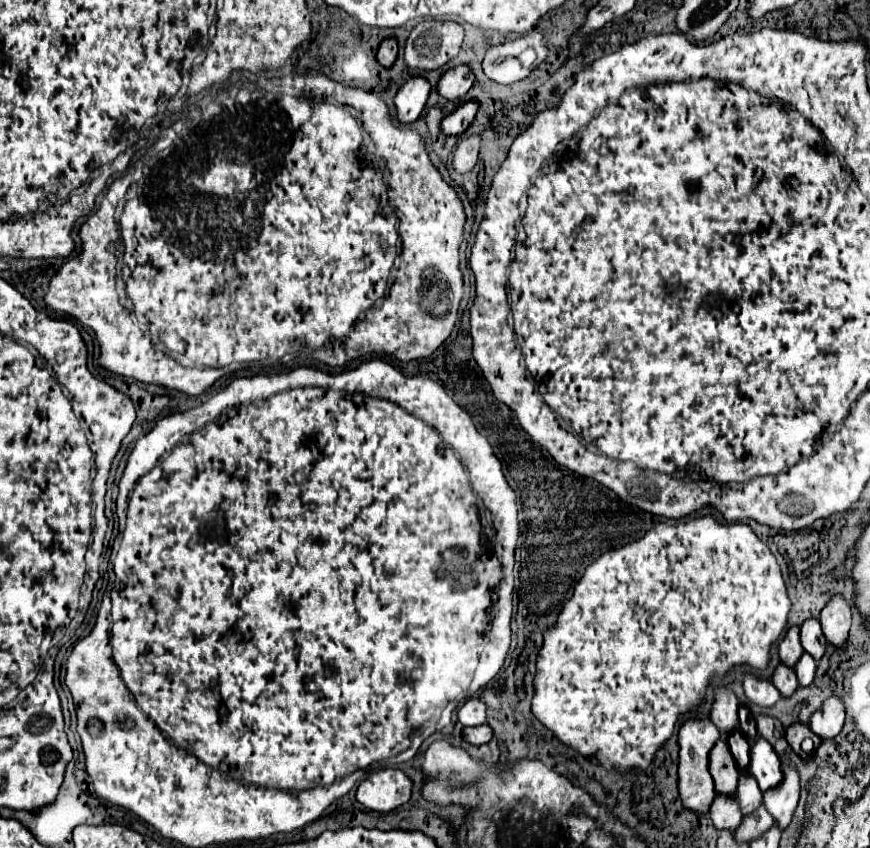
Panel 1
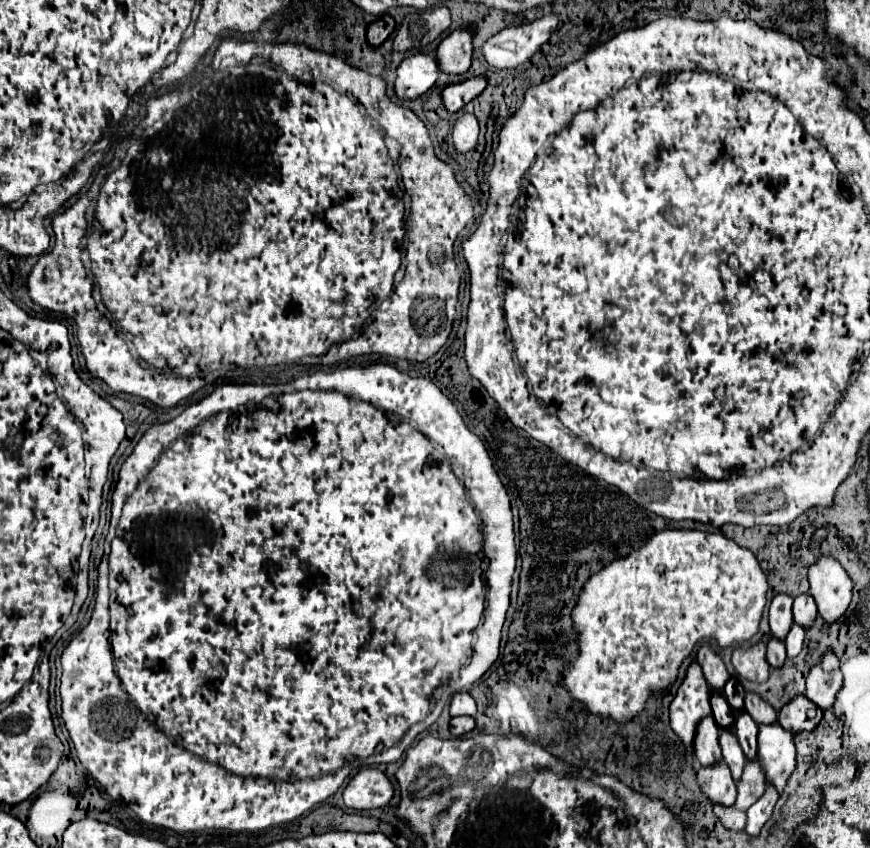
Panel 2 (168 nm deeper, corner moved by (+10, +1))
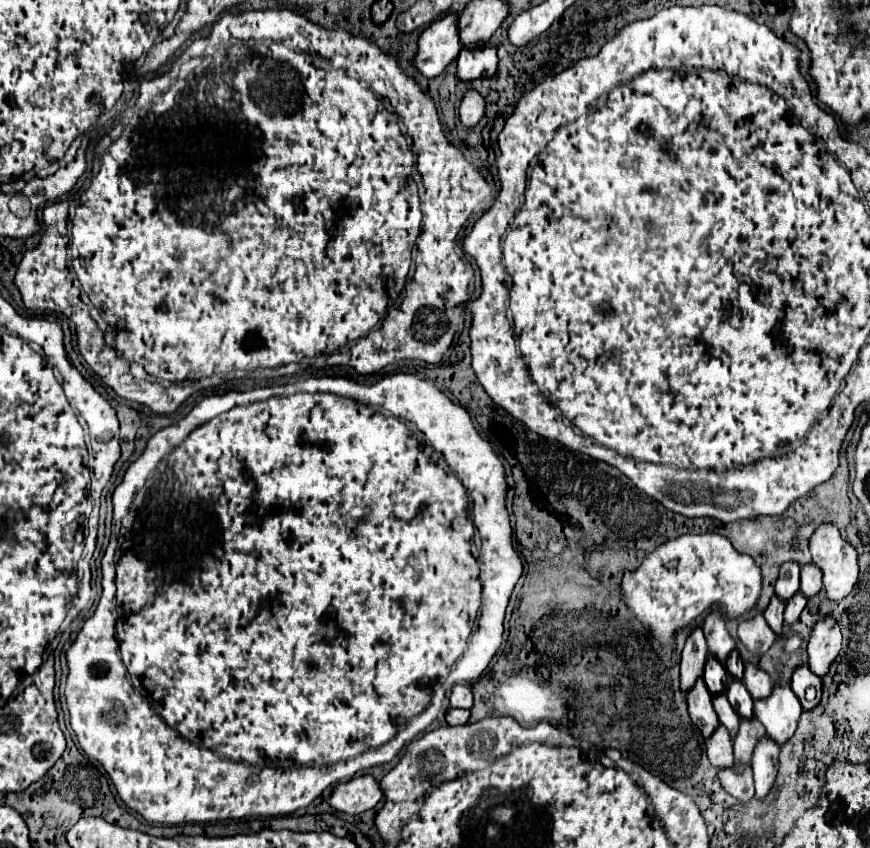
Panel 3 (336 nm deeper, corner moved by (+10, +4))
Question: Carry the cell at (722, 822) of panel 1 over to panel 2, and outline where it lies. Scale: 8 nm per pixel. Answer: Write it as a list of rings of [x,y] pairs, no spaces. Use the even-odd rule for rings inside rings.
[[[724,760],[710,764],[710,766],[702,766],[698,770],[698,782],[700,782],[704,794],[714,804],[732,806],[736,802],[736,782],[732,780],[730,768]]]

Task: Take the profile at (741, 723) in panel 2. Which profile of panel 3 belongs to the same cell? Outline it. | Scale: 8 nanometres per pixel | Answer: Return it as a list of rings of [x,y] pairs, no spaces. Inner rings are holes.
[[[732,681],[730,685],[728,685],[728,691],[726,691],[726,695],[728,695],[728,701],[732,703],[732,707],[734,707],[734,711],[742,717],[742,719],[748,719],[748,717],[752,717],[752,697],[748,695],[748,691],[746,691],[746,687],[744,687],[744,683],[742,681]]]

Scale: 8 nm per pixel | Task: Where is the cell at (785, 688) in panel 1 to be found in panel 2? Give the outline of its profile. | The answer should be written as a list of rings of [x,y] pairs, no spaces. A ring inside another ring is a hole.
[[[768,636],[768,662],[772,668],[780,666],[780,662],[784,662],[786,658],[786,648],[784,648],[784,642],[774,638],[774,636]]]

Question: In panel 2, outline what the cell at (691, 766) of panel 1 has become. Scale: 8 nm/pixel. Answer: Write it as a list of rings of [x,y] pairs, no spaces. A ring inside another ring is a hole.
[[[694,660],[670,704],[672,730],[680,736],[684,746],[692,750],[692,738],[696,734],[696,722],[710,714],[710,688],[704,680],[700,664]]]

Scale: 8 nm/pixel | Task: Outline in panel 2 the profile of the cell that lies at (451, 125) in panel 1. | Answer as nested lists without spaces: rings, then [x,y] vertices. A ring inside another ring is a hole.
[[[474,76],[456,84],[448,84],[442,92],[442,100],[448,112],[458,112],[460,108],[464,108],[470,100],[474,100],[484,88],[486,88],[488,80],[486,76]]]

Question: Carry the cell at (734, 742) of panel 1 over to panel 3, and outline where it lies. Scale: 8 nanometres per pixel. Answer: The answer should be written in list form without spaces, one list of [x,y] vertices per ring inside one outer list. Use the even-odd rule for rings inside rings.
[[[708,657],[702,677],[704,677],[704,683],[706,683],[706,687],[708,687],[708,691],[712,695],[720,695],[720,693],[724,693],[728,689],[730,675],[726,673],[724,665],[720,661],[716,661],[714,657]]]

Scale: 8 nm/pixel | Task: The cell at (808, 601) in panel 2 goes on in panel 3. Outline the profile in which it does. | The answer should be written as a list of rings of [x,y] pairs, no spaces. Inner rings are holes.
[[[806,565],[802,569],[802,579],[800,579],[800,593],[810,599],[814,593],[818,593],[822,589],[822,575],[818,573],[820,569],[816,569],[814,565]]]

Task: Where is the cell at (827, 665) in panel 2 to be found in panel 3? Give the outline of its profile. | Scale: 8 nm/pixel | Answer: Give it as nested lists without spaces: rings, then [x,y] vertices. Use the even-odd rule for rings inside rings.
[[[826,617],[816,623],[810,643],[808,643],[808,667],[818,677],[826,677],[830,665],[840,655],[842,645],[842,633],[838,623],[832,617]]]

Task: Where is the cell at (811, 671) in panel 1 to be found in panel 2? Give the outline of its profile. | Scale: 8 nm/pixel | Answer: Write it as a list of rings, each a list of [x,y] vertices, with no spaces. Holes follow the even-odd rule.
[[[794,622],[792,628],[790,628],[790,632],[788,632],[788,636],[786,636],[786,640],[784,640],[784,644],[786,644],[788,656],[794,658],[794,654],[800,652],[802,644],[804,644],[804,626],[800,626],[800,624]]]

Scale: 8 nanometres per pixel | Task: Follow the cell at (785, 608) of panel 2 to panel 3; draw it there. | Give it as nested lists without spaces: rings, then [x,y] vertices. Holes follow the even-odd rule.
[[[788,561],[780,569],[780,577],[776,581],[776,595],[780,595],[784,603],[788,603],[788,599],[792,599],[792,595],[796,595],[798,589],[800,589],[800,567],[798,563]]]

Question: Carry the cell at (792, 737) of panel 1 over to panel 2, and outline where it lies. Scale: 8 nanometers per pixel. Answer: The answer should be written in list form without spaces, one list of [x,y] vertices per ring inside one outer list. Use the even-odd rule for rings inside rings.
[[[806,696],[792,698],[778,714],[780,724],[792,732],[812,730],[822,720],[822,710],[816,708]]]

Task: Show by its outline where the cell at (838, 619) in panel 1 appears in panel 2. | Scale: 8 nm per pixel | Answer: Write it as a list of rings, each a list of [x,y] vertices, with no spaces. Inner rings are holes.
[[[820,556],[808,572],[810,594],[816,600],[818,614],[826,622],[836,622],[852,600],[852,578],[832,556]]]

